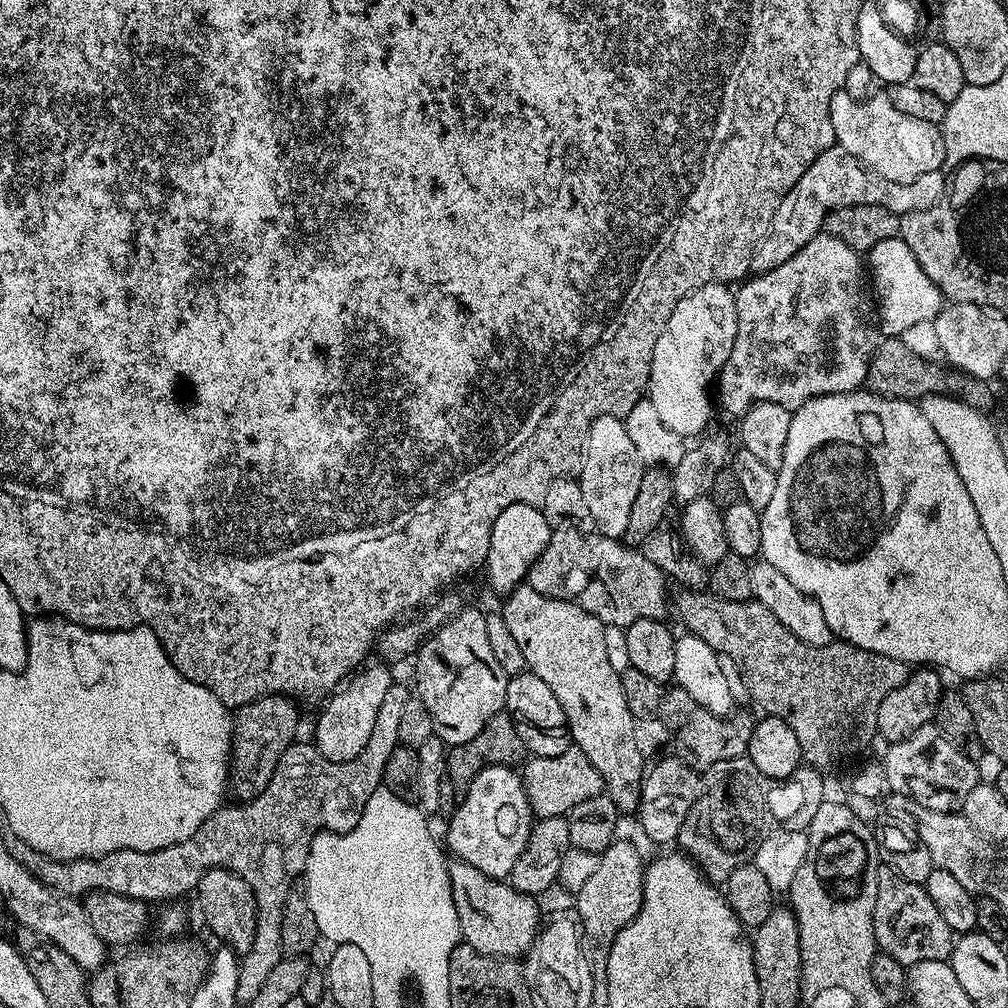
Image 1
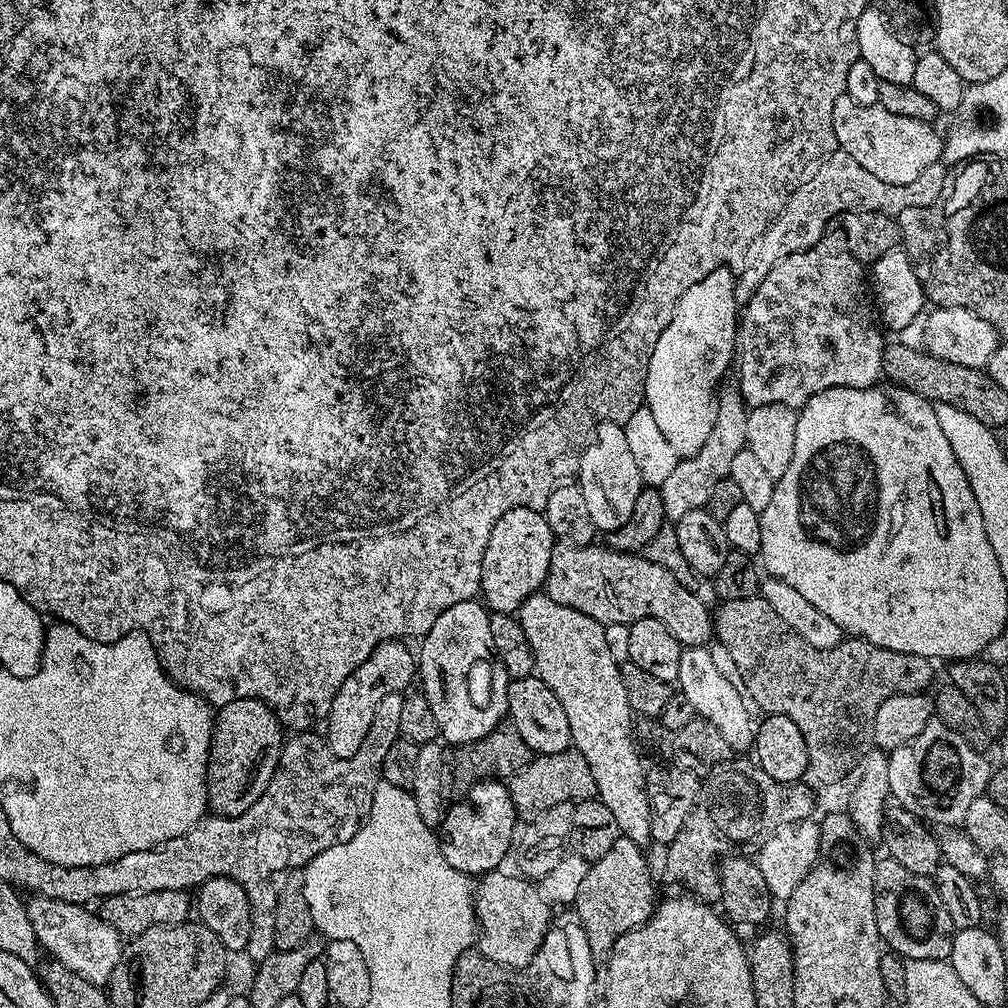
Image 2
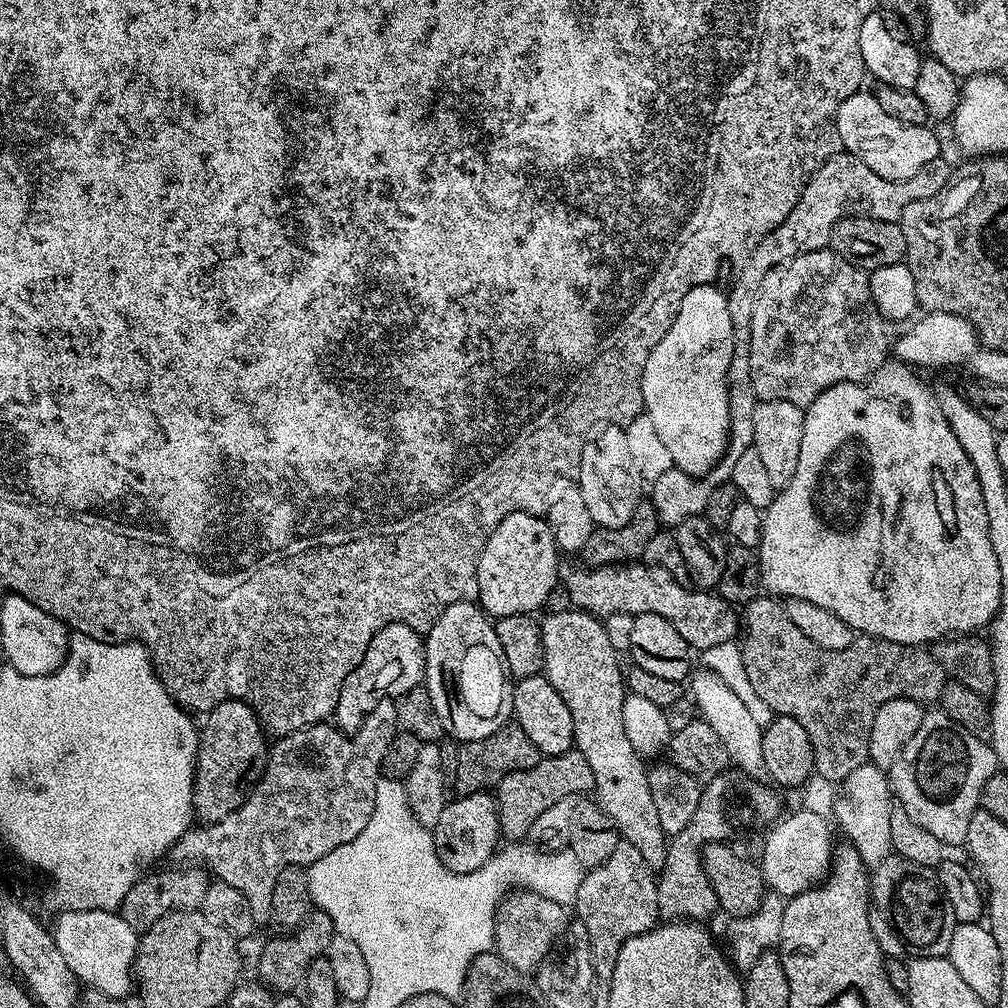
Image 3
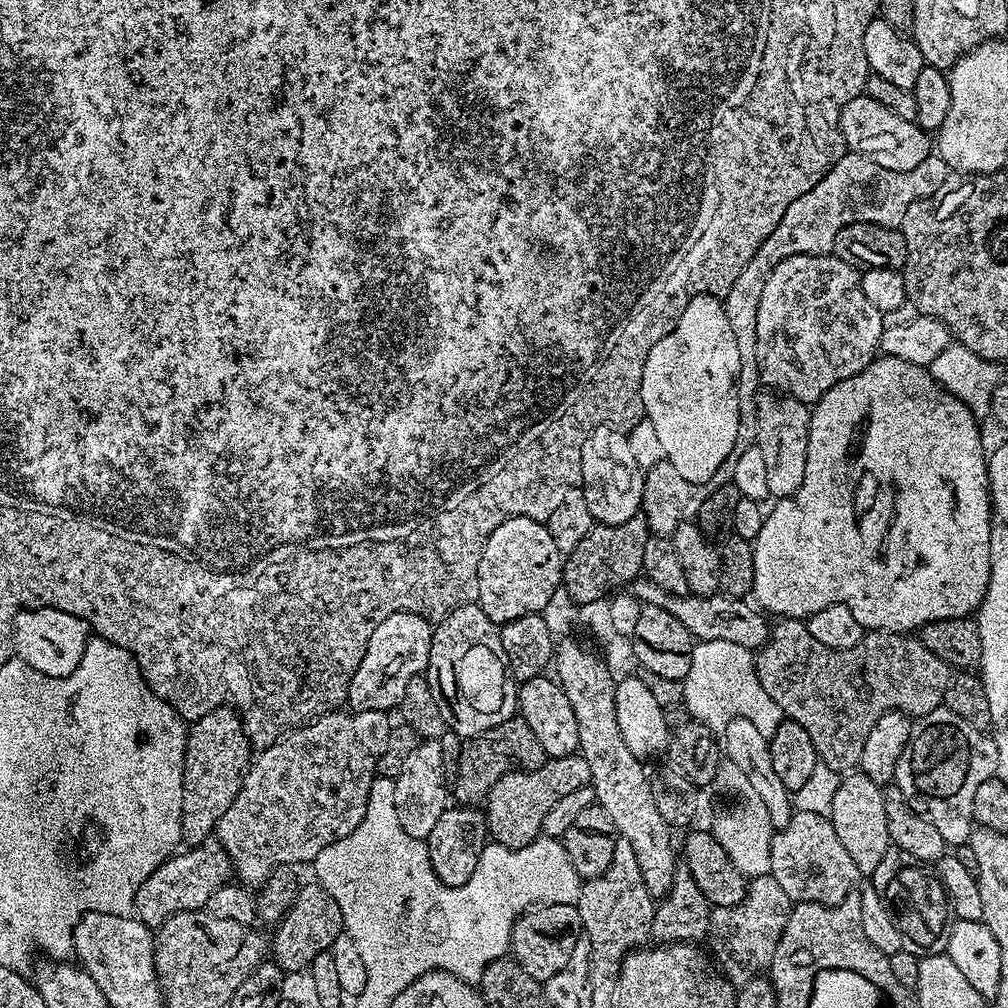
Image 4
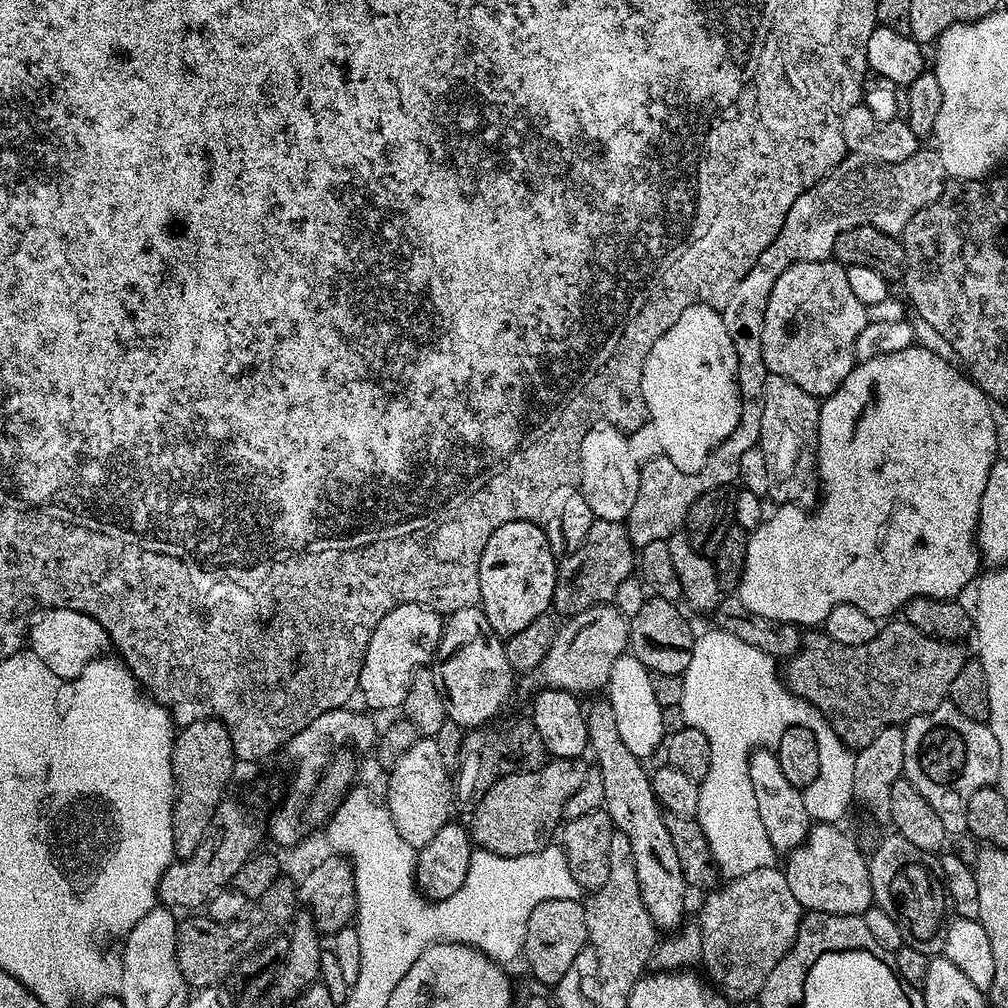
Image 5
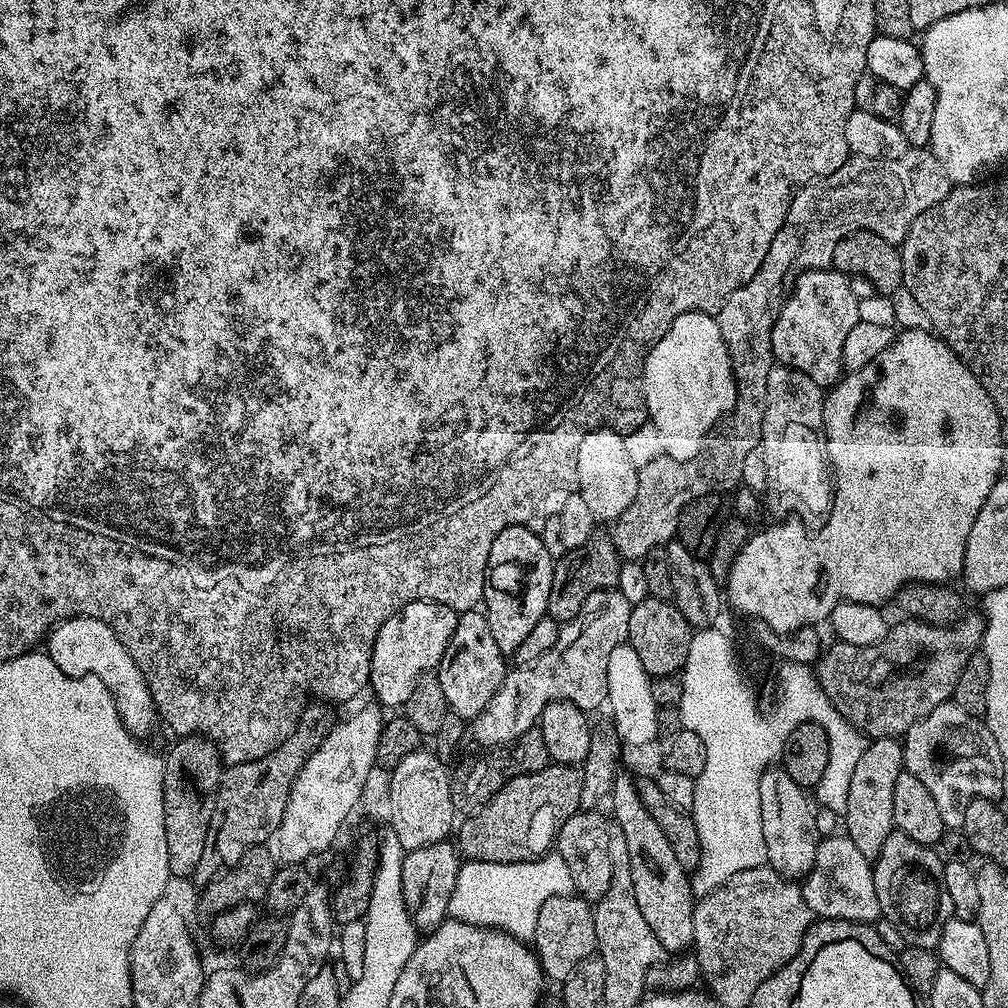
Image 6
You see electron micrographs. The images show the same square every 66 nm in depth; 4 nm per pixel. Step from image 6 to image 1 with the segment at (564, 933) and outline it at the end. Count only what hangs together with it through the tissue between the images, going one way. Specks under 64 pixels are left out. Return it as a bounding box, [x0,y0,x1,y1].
[448,859,542,958]

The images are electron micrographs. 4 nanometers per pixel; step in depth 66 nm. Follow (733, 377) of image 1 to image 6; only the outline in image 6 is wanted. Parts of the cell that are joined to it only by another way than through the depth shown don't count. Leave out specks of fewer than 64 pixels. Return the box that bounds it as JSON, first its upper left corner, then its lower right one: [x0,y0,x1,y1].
[772,268,860,386]

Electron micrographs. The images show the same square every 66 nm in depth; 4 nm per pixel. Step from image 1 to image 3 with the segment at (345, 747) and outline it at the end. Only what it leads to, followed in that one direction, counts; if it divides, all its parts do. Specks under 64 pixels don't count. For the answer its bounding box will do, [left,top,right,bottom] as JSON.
[335,624,424,734]

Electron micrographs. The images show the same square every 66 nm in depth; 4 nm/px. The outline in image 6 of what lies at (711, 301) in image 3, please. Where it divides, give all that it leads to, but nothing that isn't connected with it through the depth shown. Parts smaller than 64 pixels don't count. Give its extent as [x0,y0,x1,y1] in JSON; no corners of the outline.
[642,312,738,460]

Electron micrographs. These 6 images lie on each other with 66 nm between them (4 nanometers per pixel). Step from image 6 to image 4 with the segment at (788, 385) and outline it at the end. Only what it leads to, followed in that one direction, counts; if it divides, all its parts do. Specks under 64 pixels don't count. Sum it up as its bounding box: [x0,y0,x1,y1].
[754,394,810,498]

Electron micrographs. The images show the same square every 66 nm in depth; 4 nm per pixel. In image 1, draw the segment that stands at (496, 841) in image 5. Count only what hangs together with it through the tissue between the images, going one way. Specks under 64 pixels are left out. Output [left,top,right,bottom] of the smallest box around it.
[522,746,604,820]

